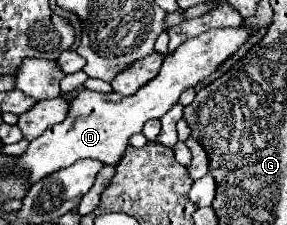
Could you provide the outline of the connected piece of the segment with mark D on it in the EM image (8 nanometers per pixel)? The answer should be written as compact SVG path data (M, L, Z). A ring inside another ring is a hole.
M246 24L238 28L218 28L218 30L202 32L198 38L184 42L182 46L178 46L174 54L166 56L158 76L150 80L146 86L142 86L138 94L128 98L116 92L108 96L100 92L90 92L90 90L78 92L66 120L60 124L54 124L40 138L32 140L28 150L22 156L18 156L18 166L22 166L26 174L30 174L28 180L32 184L60 168L74 164L80 158L94 158L104 164L116 166L128 146L128 138L136 132L142 132L142 126L146 124L146 120L162 118L178 102L184 90L194 88L198 82L206 80L228 58L232 58L238 52L238 48L254 34L256 34L256 28Z

